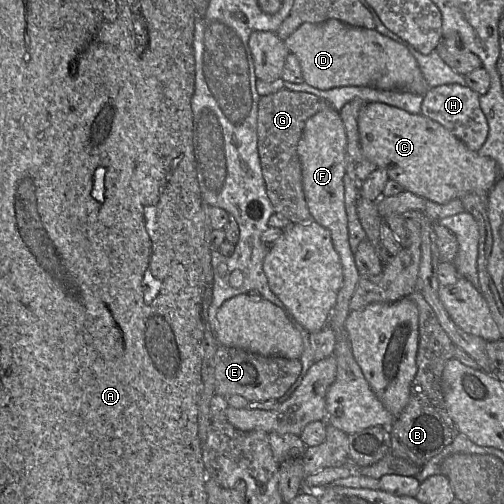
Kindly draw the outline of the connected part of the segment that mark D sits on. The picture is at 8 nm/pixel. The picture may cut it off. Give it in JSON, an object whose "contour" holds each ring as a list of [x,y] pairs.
{"contour":[[[329,19],[321,23],[302,24],[284,43],[299,60],[304,82],[320,90],[357,86],[424,96],[430,89],[409,49],[375,29],[354,27]]]}

